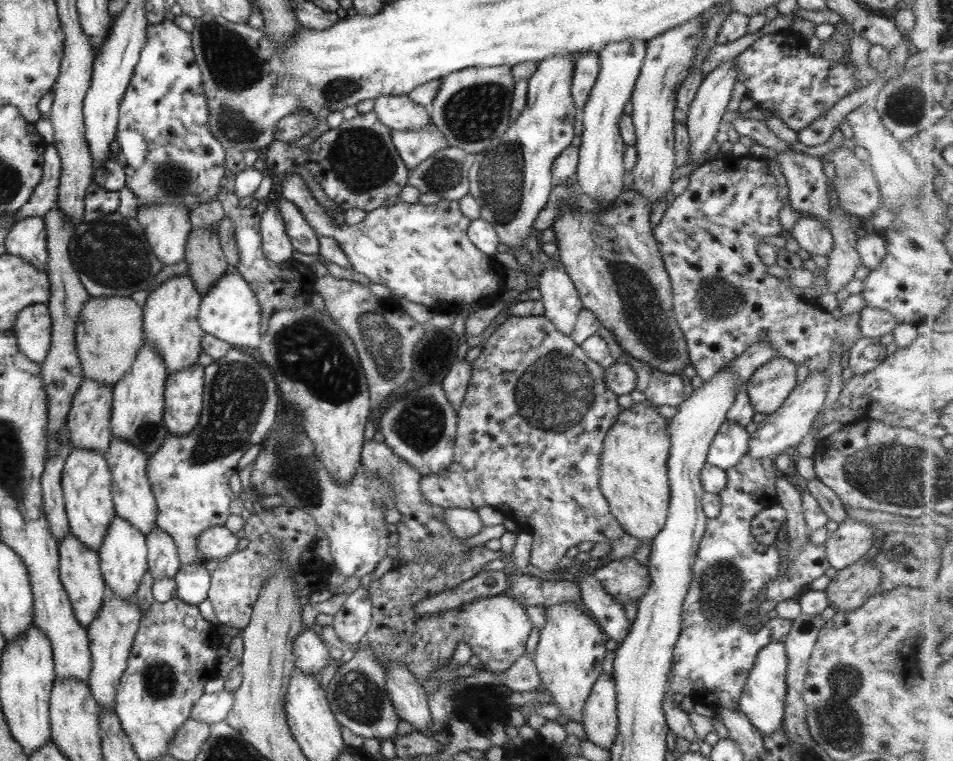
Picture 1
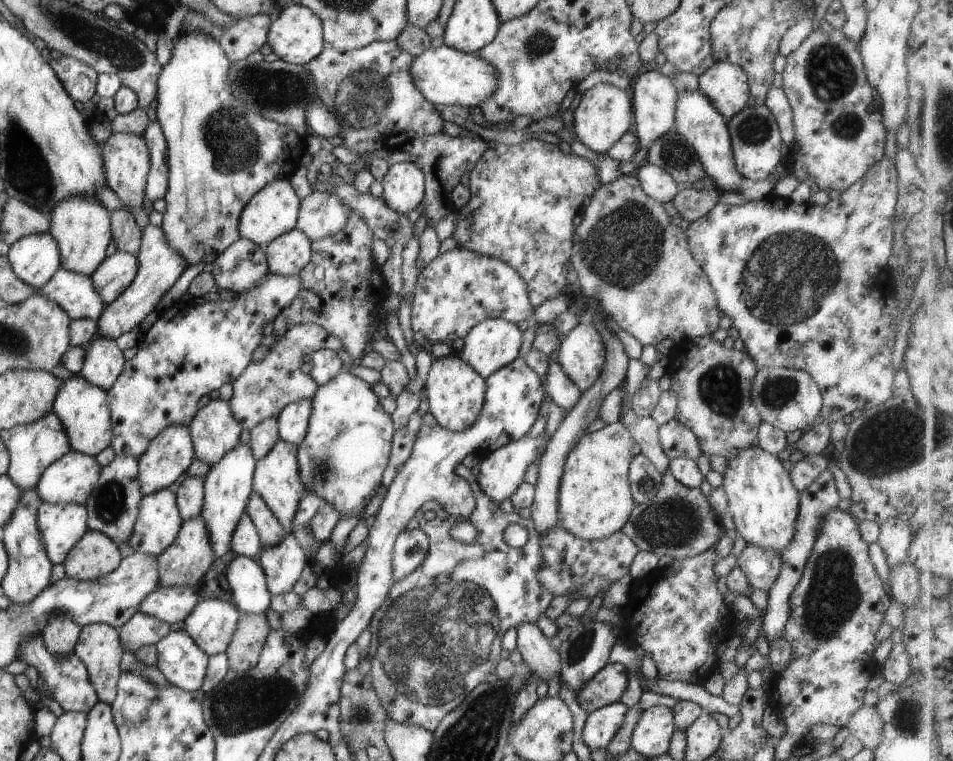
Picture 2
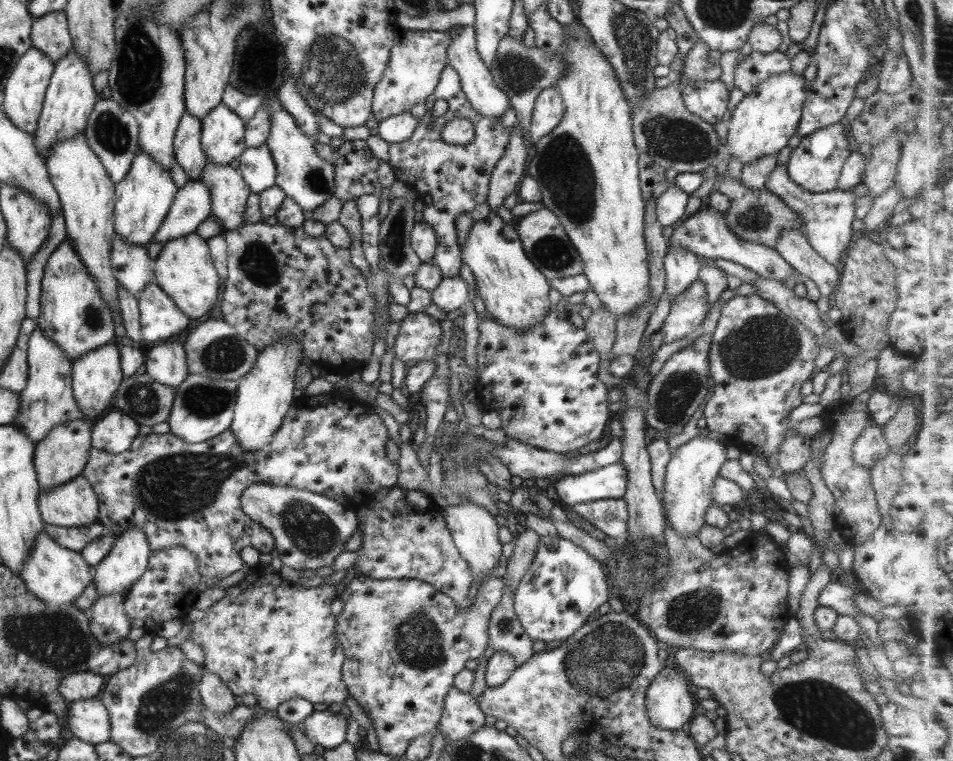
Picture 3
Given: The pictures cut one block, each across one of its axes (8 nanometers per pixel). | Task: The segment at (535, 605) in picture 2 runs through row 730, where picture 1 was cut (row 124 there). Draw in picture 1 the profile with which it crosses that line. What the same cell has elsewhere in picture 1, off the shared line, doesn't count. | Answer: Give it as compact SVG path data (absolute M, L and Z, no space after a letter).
M429 120L419 131L391 131L390 139L400 156L401 162L408 168L415 168L419 162L446 146L444 137Z

